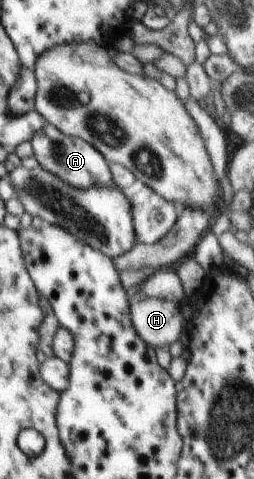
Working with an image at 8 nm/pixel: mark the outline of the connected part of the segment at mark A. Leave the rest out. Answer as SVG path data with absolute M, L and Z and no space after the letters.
M46 123L33 135L30 142L39 165L75 189L89 189L95 185L97 187L117 187L113 183L111 167L105 161L105 157L101 155L101 151L97 151L86 141L61 133L54 125Z

